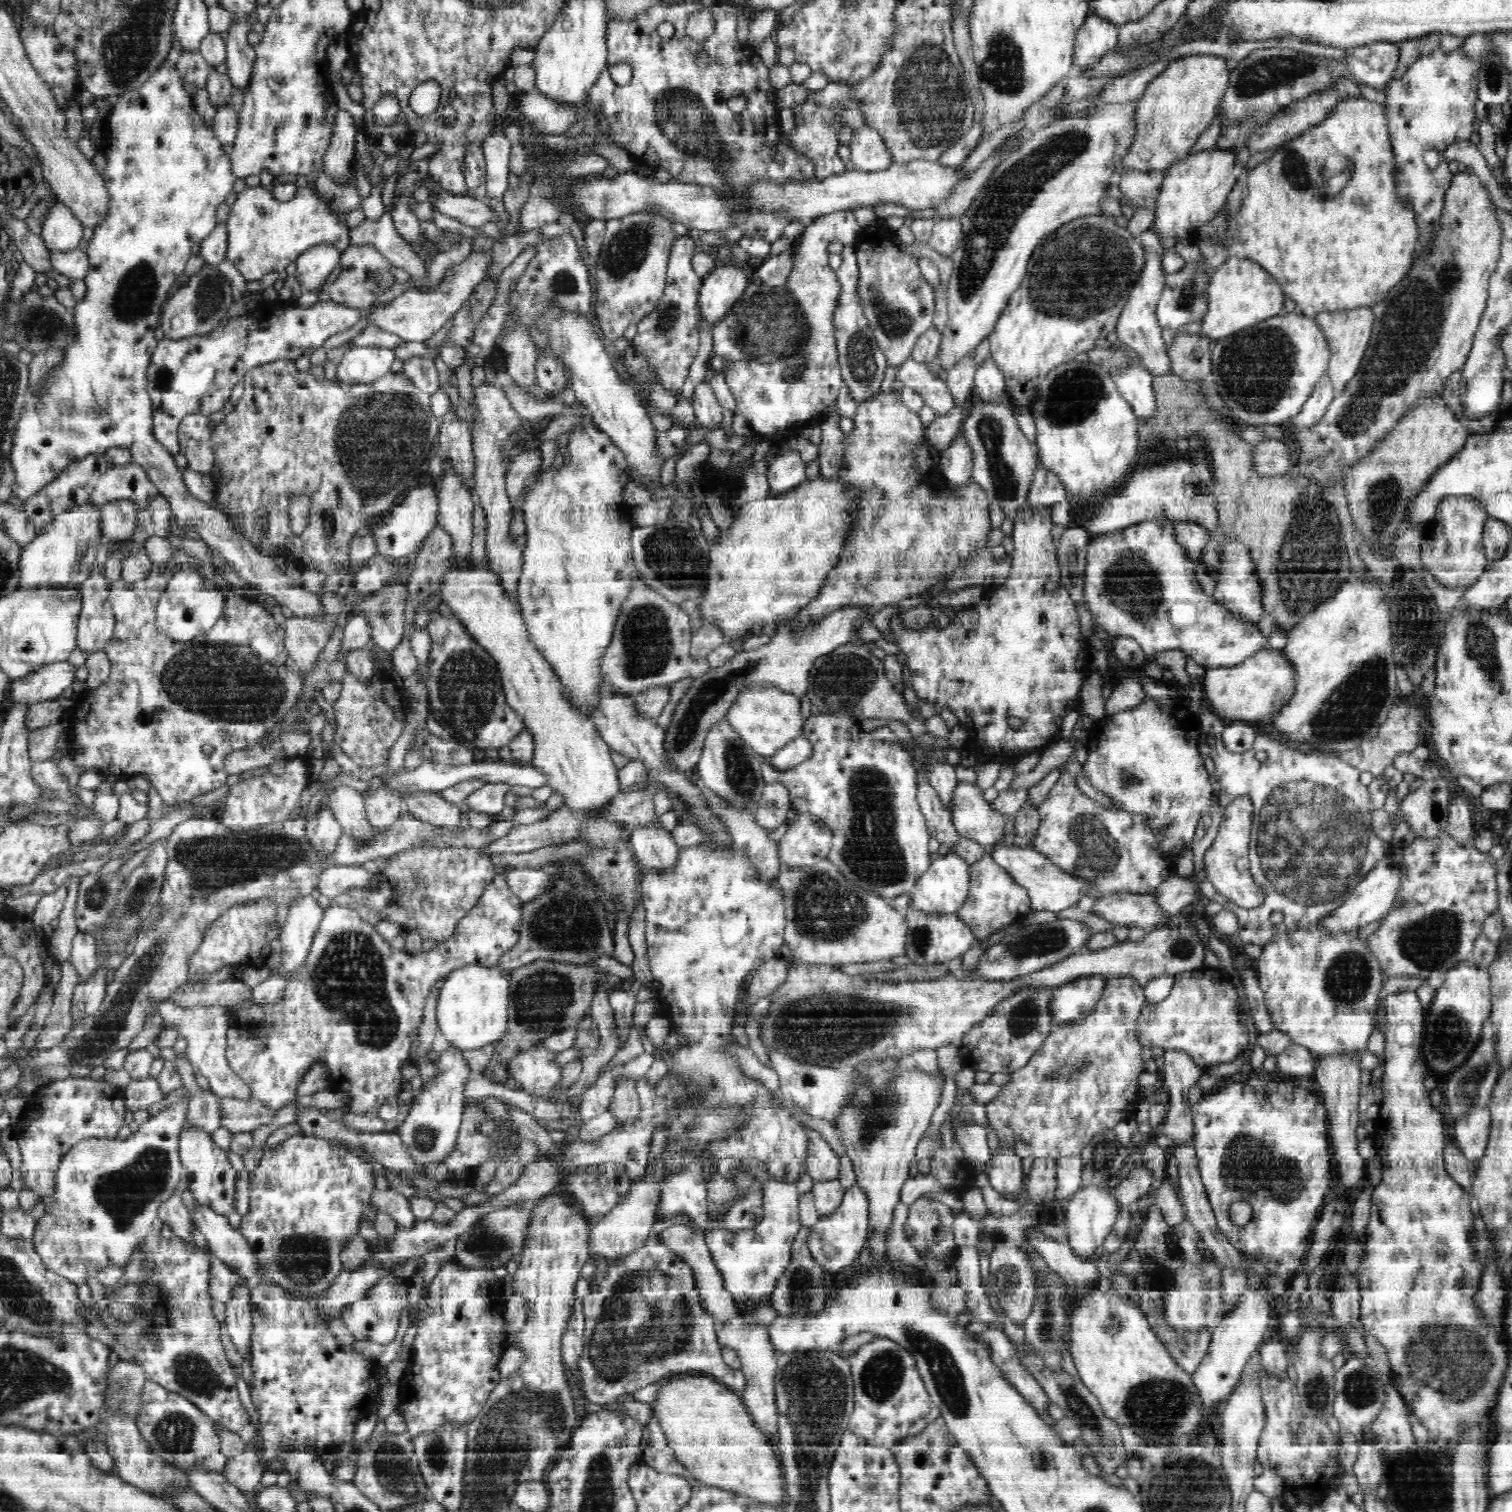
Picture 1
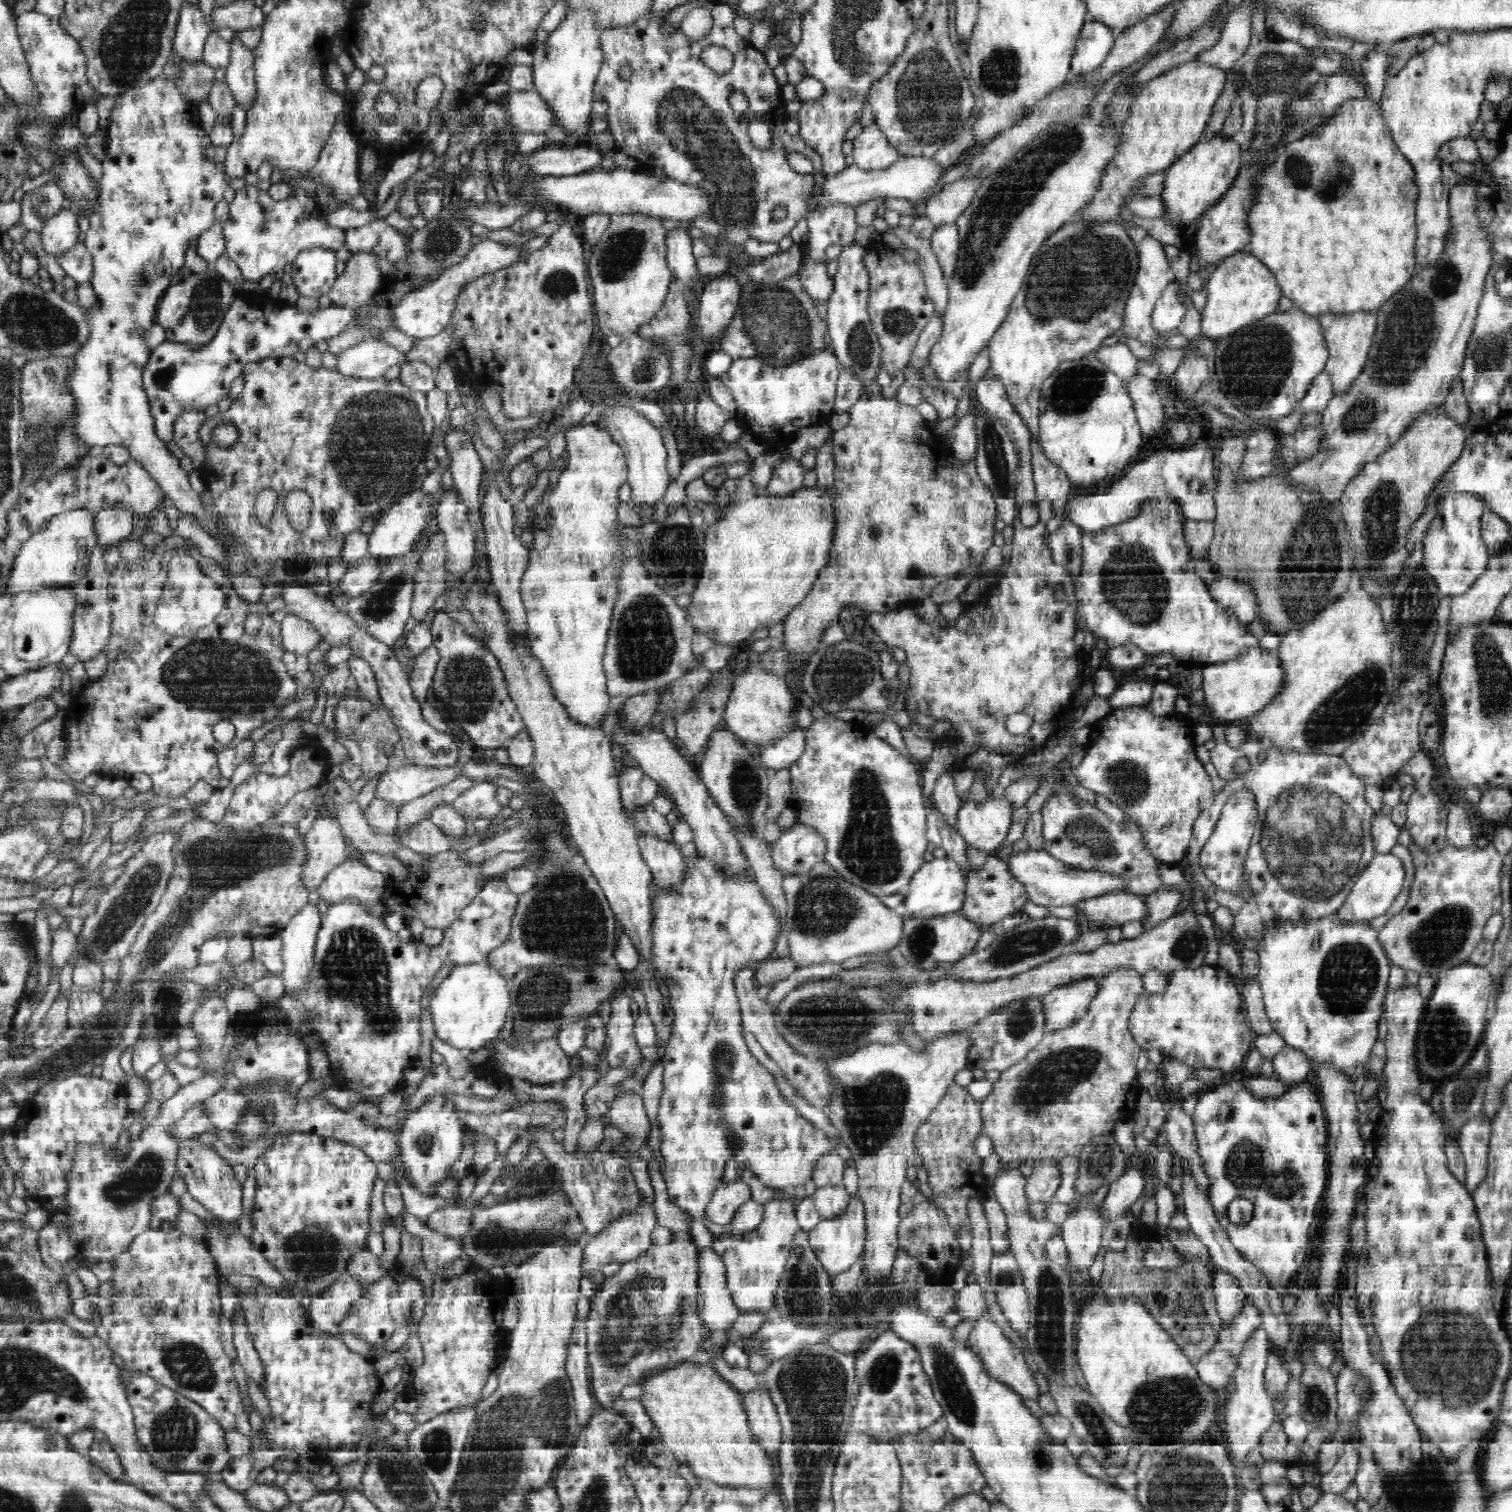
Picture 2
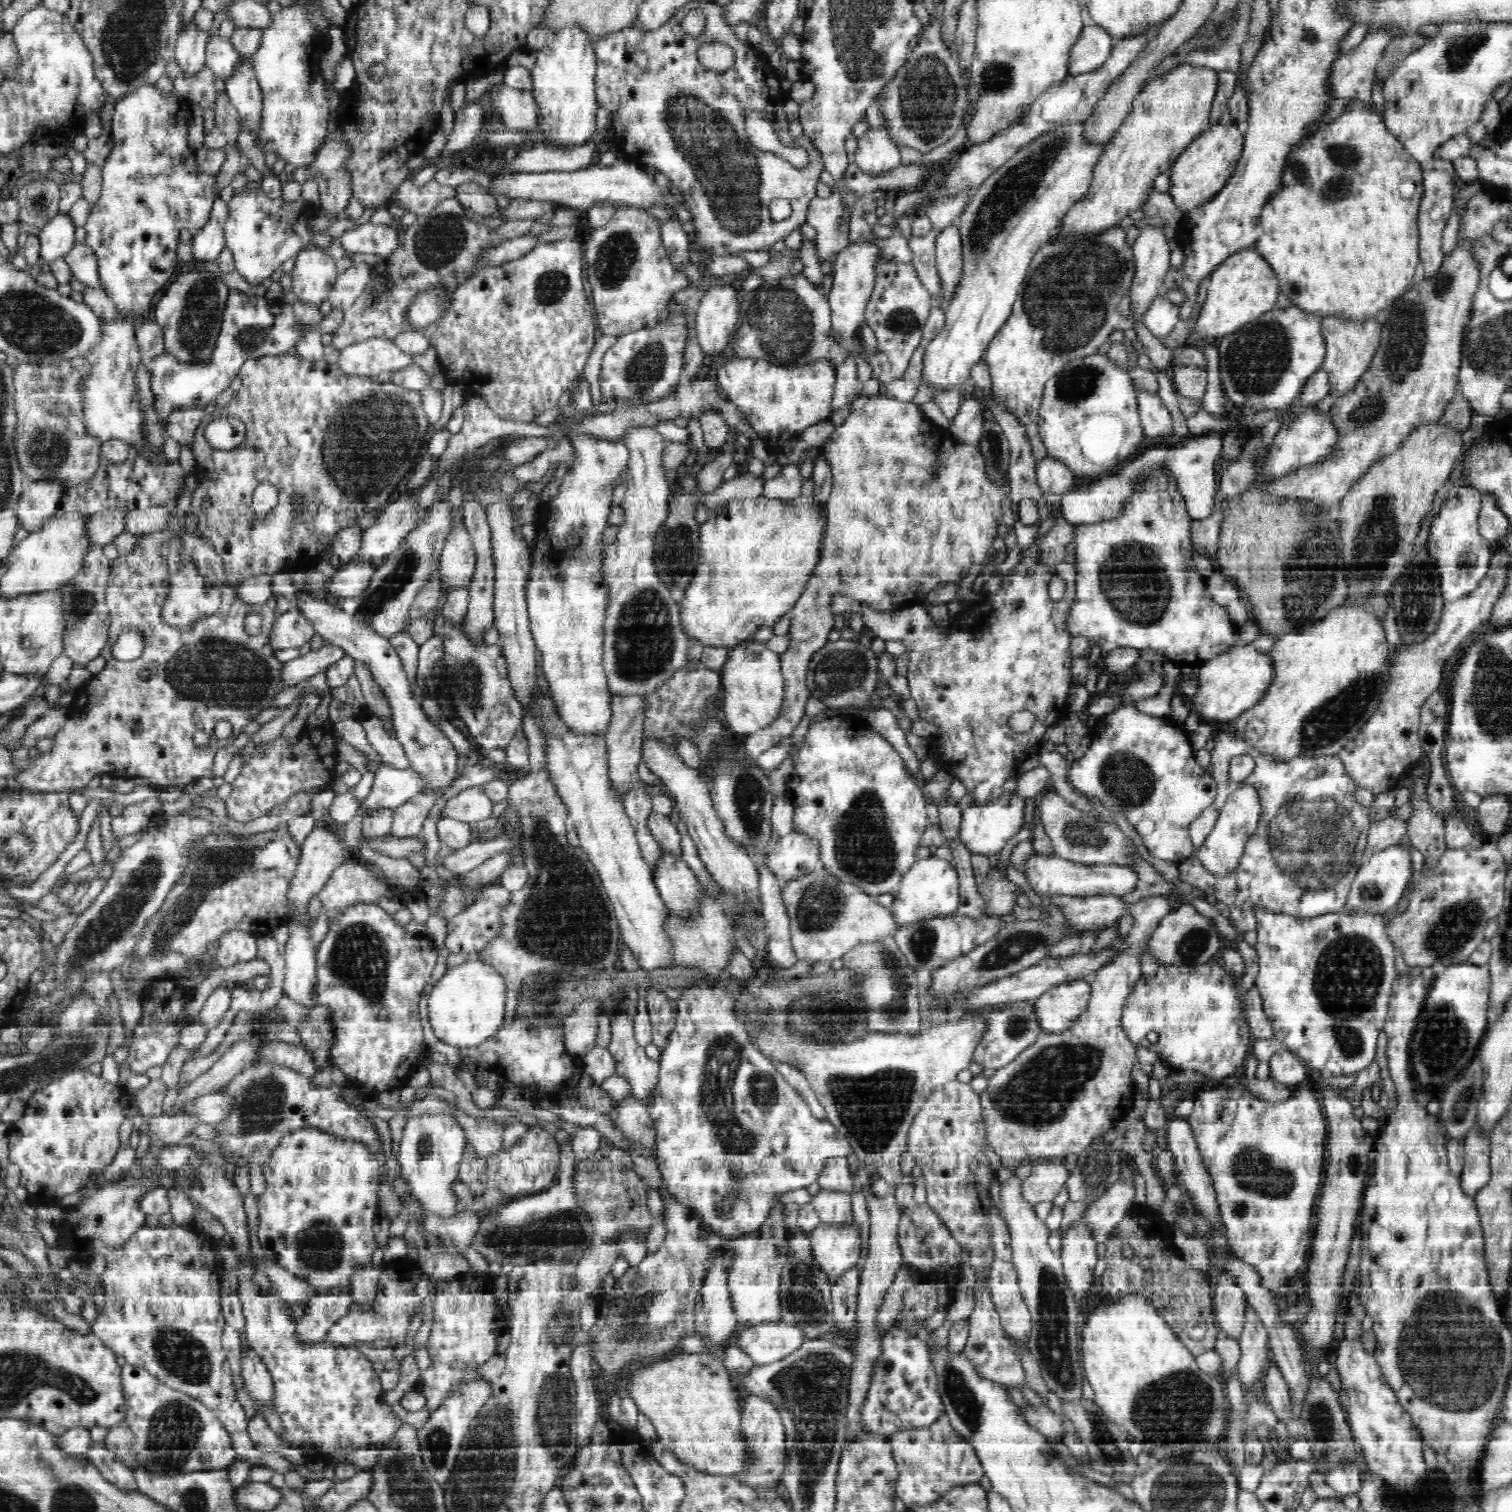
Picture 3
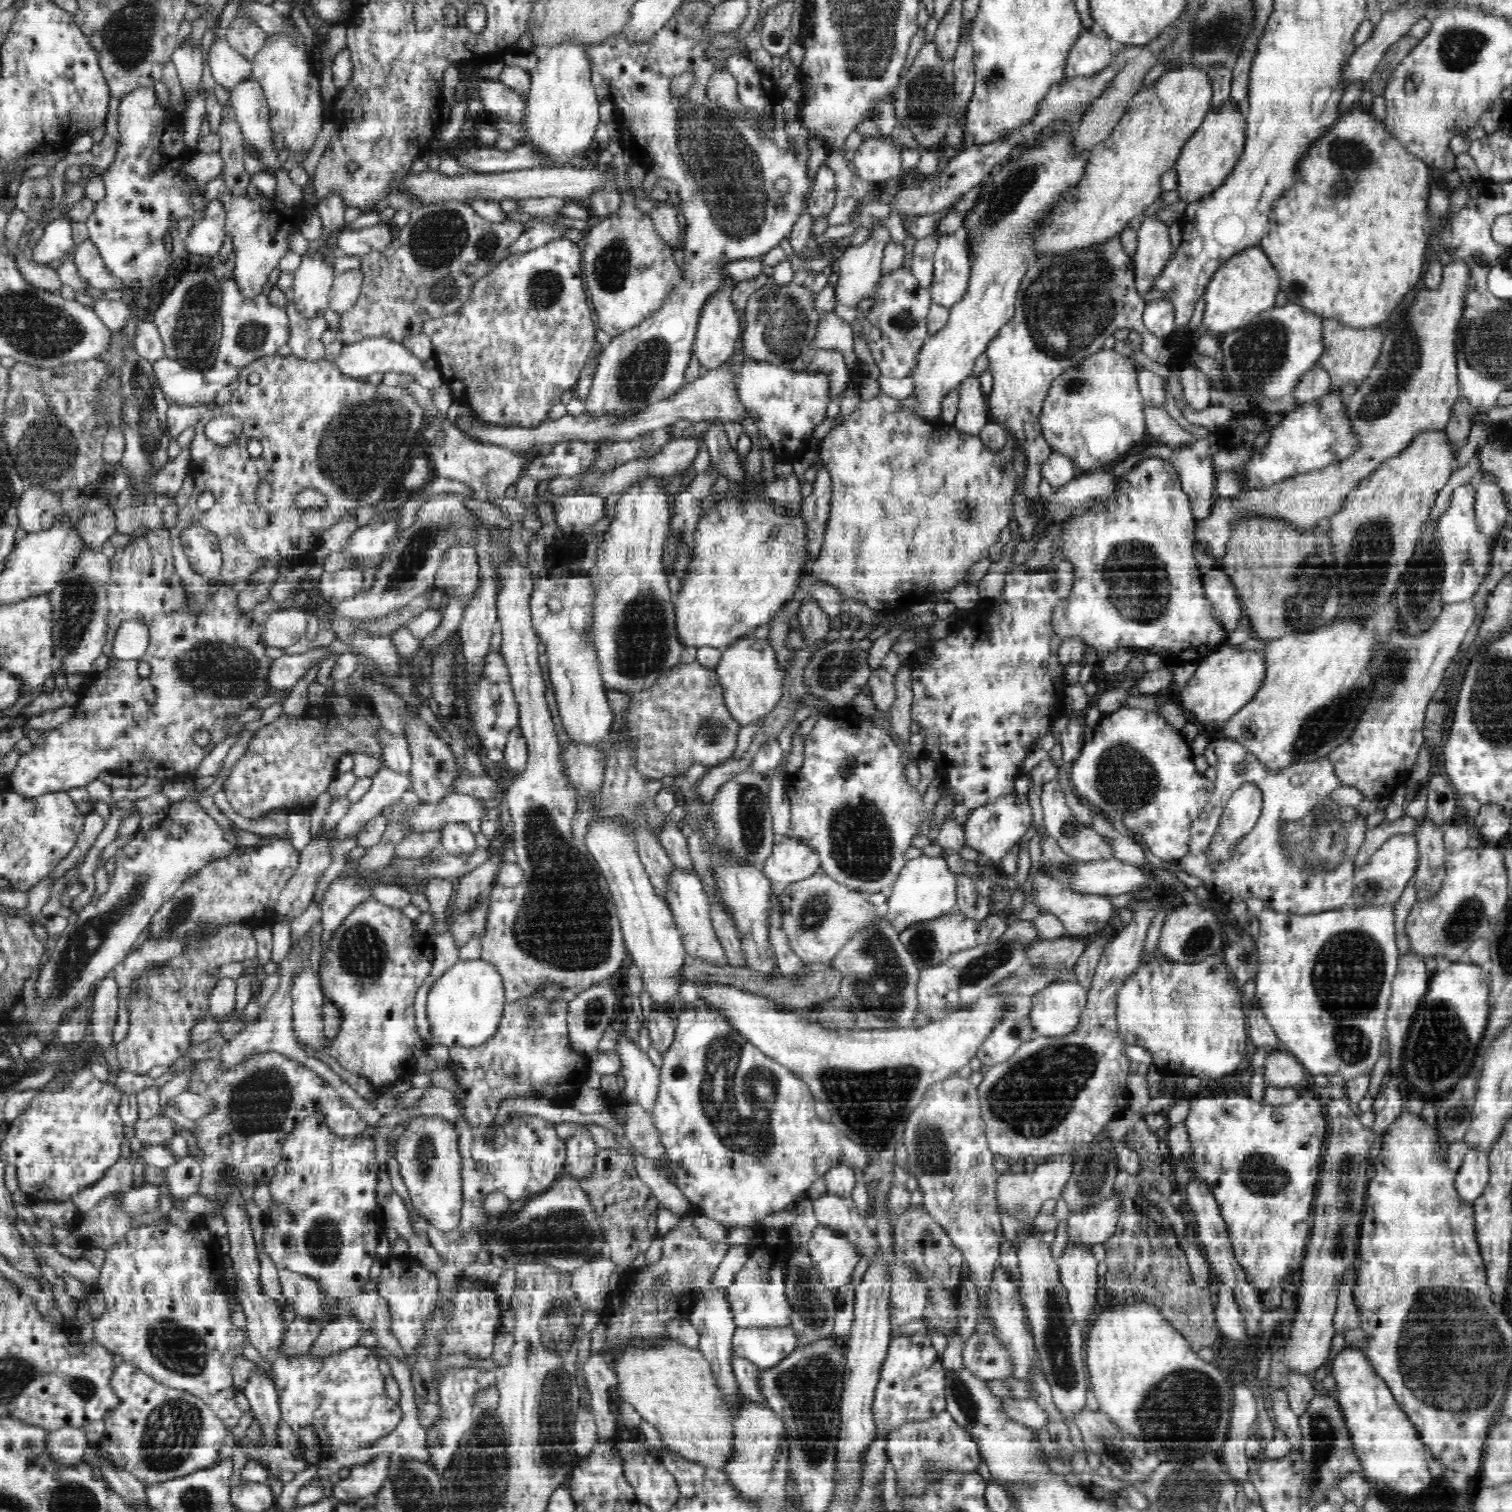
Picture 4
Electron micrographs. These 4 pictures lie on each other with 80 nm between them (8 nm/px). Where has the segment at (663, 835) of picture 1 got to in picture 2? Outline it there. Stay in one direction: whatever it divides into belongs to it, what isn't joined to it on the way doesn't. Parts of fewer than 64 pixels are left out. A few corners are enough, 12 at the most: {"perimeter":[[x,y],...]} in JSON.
{"perimeter":[[639,833],[654,884],[682,884],[687,862],[672,841]]}

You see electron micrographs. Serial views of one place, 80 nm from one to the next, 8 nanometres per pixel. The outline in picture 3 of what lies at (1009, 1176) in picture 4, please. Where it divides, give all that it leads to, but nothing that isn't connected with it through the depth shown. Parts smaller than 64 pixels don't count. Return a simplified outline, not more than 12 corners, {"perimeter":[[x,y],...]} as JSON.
{"perimeter":[[1062,1161],[1033,1164],[1020,1184],[1032,1208],[1053,1201],[1070,1176]]}

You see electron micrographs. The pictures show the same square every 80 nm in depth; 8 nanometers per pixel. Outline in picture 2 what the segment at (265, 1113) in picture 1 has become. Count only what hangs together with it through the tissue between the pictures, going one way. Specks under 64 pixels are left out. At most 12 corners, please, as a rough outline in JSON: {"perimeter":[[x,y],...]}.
{"perimeter":[[220,1089],[204,1100],[215,1129],[234,1132],[246,1097]]}

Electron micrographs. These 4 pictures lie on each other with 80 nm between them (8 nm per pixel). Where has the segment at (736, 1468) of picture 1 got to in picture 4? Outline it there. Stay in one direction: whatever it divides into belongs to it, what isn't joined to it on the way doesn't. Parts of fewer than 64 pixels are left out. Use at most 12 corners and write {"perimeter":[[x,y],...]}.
{"perimeter":[[698,1348],[616,1360],[620,1400],[684,1460],[723,1471],[734,1416]]}

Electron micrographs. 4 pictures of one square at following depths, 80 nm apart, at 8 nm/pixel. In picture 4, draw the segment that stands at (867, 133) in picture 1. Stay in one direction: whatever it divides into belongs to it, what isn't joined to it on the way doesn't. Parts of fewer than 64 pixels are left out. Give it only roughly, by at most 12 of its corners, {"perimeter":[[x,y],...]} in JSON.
{"perimeter":[[866,137],[852,160],[867,184],[899,178],[901,151]]}

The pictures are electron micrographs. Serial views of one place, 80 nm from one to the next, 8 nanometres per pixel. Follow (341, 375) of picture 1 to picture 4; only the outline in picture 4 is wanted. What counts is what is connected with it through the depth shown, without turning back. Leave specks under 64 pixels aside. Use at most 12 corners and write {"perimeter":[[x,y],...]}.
{"perimeter":[[378,337],[345,345],[334,360],[342,374],[365,379],[394,371],[434,390],[438,368],[402,343]]}

